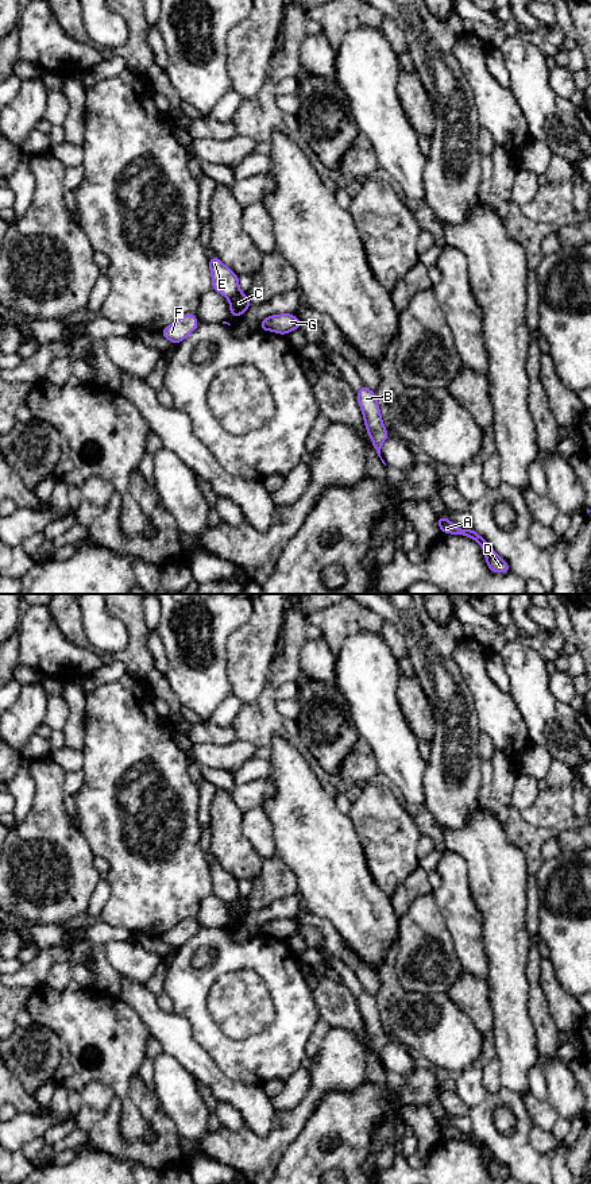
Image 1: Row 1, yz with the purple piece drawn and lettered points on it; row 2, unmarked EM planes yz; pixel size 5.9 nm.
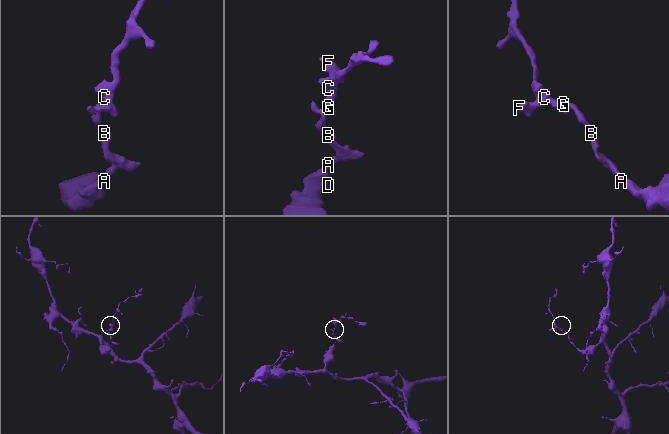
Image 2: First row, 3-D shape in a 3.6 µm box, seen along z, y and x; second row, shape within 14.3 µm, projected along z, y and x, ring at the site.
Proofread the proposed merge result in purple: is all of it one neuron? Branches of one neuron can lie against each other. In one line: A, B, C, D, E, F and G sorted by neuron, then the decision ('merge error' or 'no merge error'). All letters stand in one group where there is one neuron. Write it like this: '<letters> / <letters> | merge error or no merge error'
A B C D E F G | no merge error

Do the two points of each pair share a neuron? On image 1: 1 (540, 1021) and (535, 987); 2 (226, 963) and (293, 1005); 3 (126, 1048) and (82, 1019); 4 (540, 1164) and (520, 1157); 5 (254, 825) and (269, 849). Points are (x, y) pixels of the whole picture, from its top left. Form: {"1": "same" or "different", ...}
{"1": "same", "2": "same", "3": "same", "4": "same", "5": "same"}

